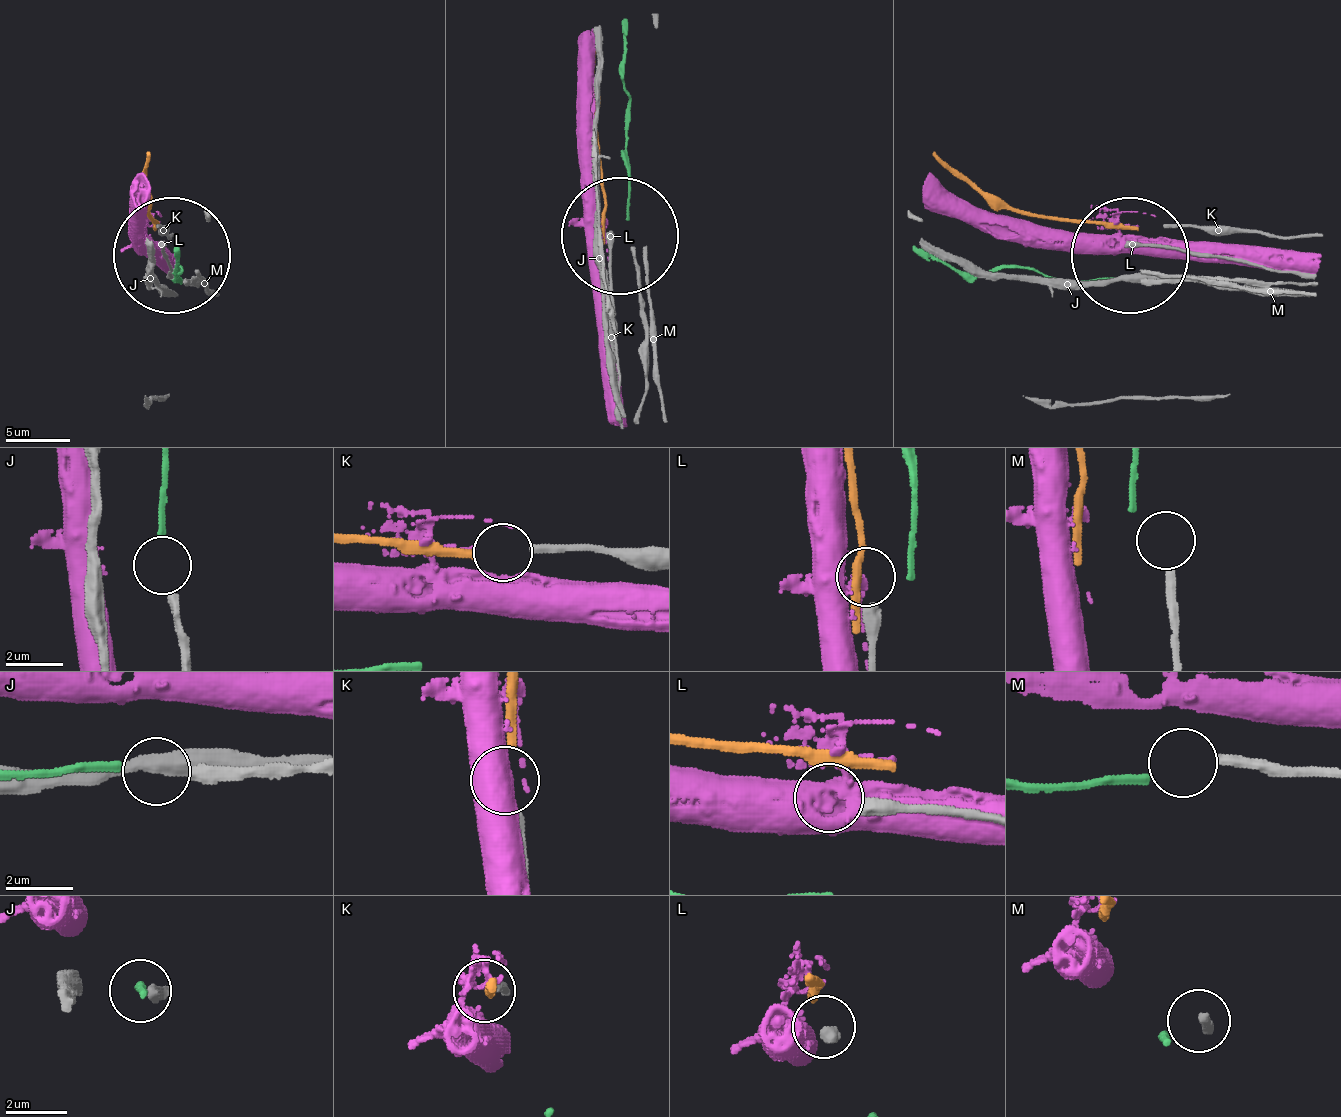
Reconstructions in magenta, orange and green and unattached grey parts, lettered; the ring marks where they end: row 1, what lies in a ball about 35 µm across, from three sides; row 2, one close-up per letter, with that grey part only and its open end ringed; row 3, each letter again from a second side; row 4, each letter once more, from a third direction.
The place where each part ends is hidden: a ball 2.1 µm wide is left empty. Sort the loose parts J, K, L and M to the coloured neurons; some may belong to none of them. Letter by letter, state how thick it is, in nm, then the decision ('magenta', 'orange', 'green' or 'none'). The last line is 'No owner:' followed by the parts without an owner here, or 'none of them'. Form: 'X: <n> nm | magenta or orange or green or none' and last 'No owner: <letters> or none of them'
J: 340 nm | green
K: 280 nm | none
L: 460 nm | none
M: 300 nm | none
No owner: K, L, M

